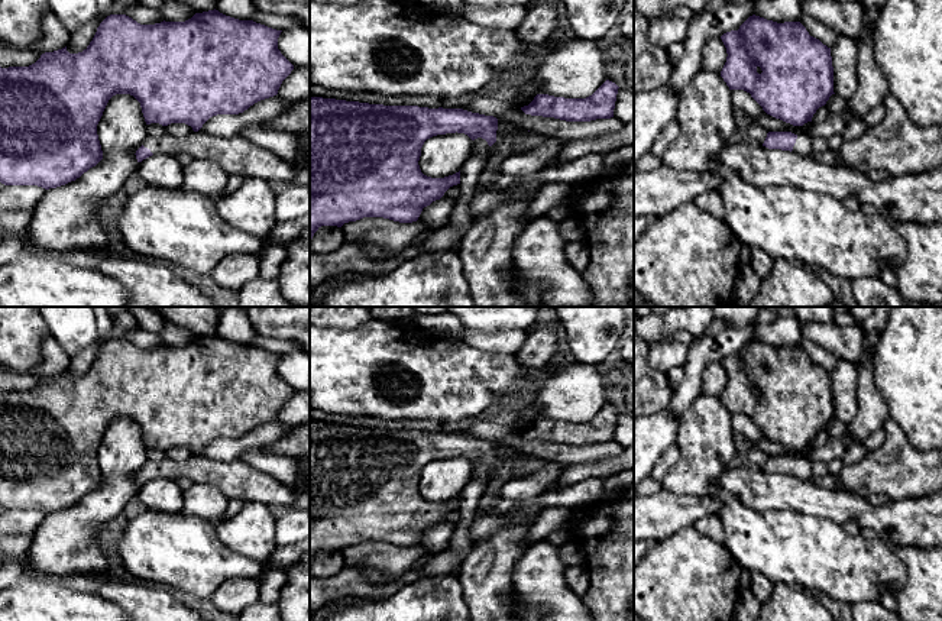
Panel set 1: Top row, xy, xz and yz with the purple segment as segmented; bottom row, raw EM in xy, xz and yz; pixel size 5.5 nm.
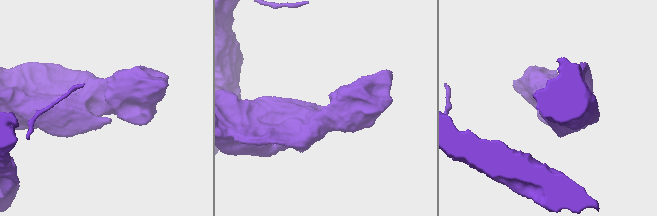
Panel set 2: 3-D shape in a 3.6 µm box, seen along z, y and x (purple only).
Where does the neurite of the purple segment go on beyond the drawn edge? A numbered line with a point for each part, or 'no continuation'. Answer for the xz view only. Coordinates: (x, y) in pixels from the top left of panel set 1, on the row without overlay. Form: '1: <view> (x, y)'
no continuation

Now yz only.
1: yz (803, 469)

